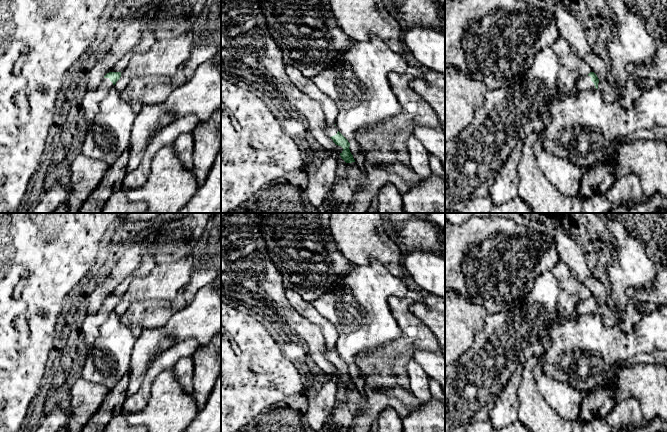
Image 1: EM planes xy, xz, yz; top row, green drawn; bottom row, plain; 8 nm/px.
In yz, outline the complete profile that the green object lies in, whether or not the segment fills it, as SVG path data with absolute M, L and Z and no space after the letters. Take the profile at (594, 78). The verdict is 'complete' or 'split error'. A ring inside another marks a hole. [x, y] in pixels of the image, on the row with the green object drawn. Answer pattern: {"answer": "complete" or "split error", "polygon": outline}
{"answer": "split error", "polygon": "M594 72L577 82L572 89L573 92L585 92L599 89L605 102L612 102L620 95L620 89L611 81L610 78L600 81Z"}

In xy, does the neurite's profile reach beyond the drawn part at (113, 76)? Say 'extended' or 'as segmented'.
extended

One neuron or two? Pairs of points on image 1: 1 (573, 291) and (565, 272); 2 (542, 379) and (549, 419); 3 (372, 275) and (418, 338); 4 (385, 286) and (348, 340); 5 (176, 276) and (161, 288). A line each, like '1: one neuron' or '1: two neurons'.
1: one neuron
2: two neurons
3: two neurons
4: one neuron
5: one neuron

